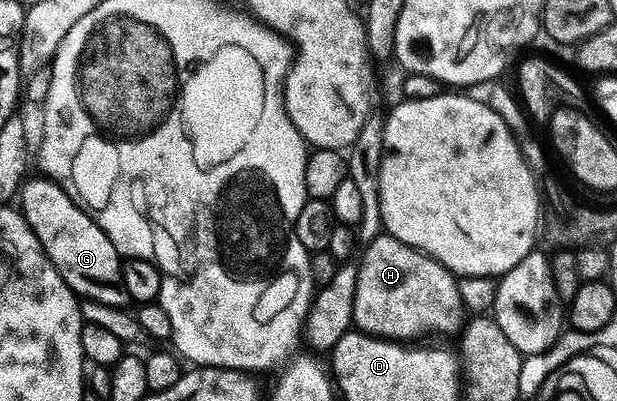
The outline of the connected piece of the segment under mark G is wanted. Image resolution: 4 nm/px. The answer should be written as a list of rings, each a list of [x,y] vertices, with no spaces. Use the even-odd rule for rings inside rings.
[[[30,177],[23,182],[20,210],[60,277],[64,277],[74,294],[82,299],[126,307],[128,296],[122,280],[122,259],[116,245],[108,241],[108,233],[104,233],[98,222],[84,208],[76,205],[68,193],[64,193],[59,183],[45,177],[37,178]]]

